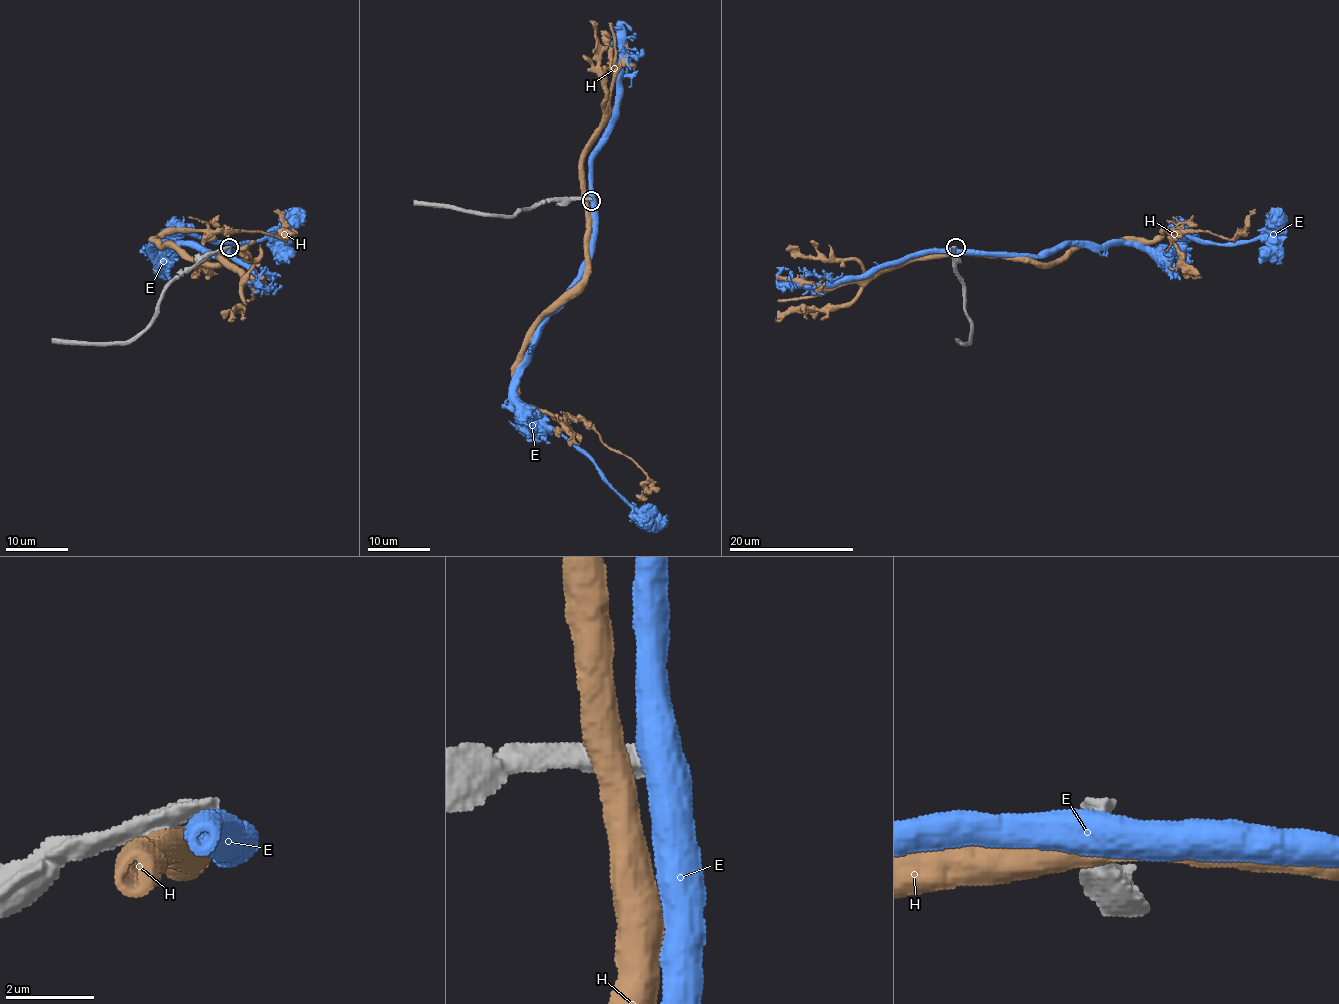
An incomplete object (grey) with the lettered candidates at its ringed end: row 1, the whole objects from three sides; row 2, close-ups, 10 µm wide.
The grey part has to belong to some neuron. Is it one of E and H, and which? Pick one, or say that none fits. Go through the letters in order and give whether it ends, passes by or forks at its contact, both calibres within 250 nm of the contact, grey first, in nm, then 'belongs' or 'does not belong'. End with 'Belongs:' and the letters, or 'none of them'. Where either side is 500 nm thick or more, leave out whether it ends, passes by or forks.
E: 460 nm thick on the grey side, 650 nm on the other; does not belong
H: 420 nm thick on the grey side, 550 nm on the other; does not belong
Belongs: none of them

